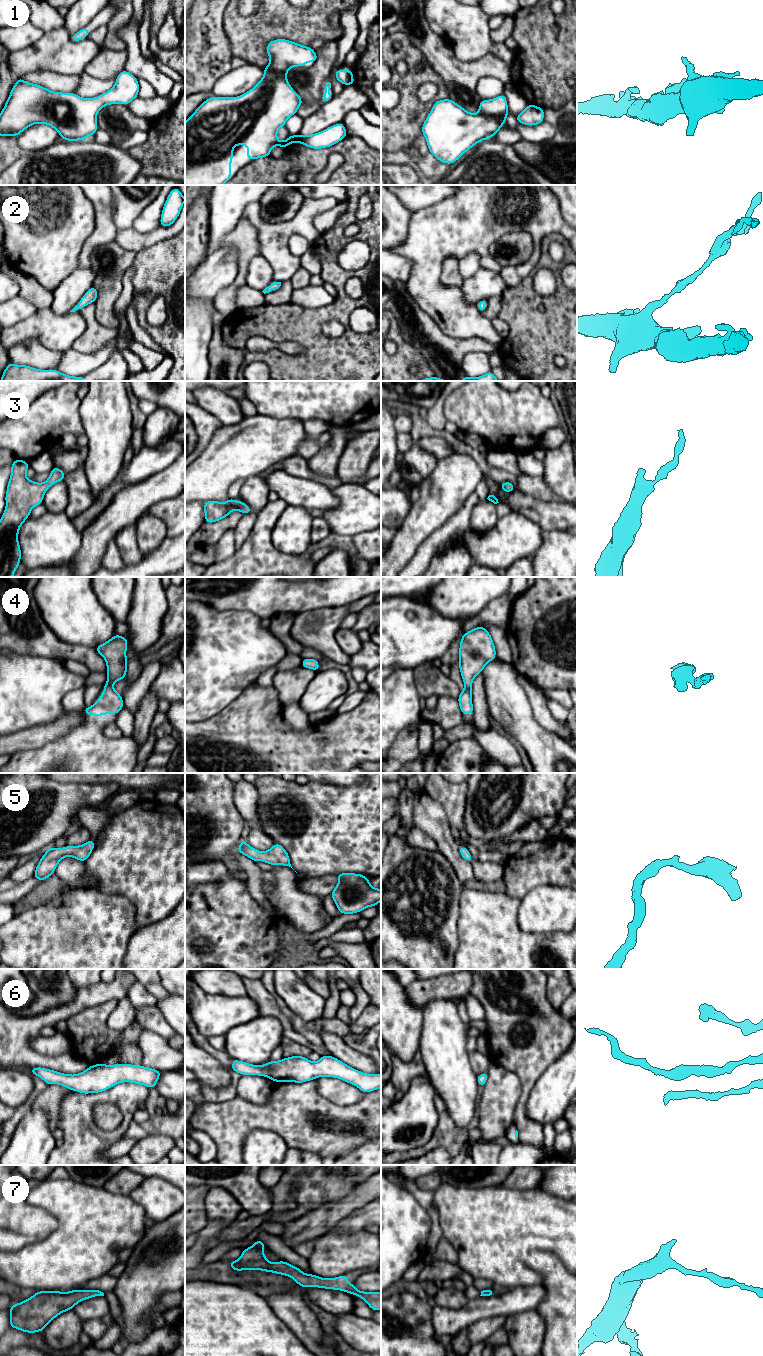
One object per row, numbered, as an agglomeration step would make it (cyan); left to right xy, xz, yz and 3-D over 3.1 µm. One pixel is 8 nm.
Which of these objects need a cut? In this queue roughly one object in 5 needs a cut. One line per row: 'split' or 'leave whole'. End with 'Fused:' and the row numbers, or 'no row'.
1: leave whole
2: leave whole
3: leave whole
4: leave whole
5: leave whole
6: leave whole
7: leave whole
Fused: no row

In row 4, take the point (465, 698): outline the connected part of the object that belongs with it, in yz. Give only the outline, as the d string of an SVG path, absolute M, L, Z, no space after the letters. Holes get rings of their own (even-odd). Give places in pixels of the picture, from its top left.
M478 626L461 637L458 666L465 688L457 698L461 713L473 714L472 682L490 661L496 659L496 649L489 631Z

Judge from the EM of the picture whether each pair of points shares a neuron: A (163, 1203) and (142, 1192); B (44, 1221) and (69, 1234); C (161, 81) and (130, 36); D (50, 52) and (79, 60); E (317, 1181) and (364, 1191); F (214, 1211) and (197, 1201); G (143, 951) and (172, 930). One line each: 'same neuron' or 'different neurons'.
A: same neuron
B: different neurons
C: same neuron
D: same neuron
E: different neurons
F: different neurons
G: same neuron

